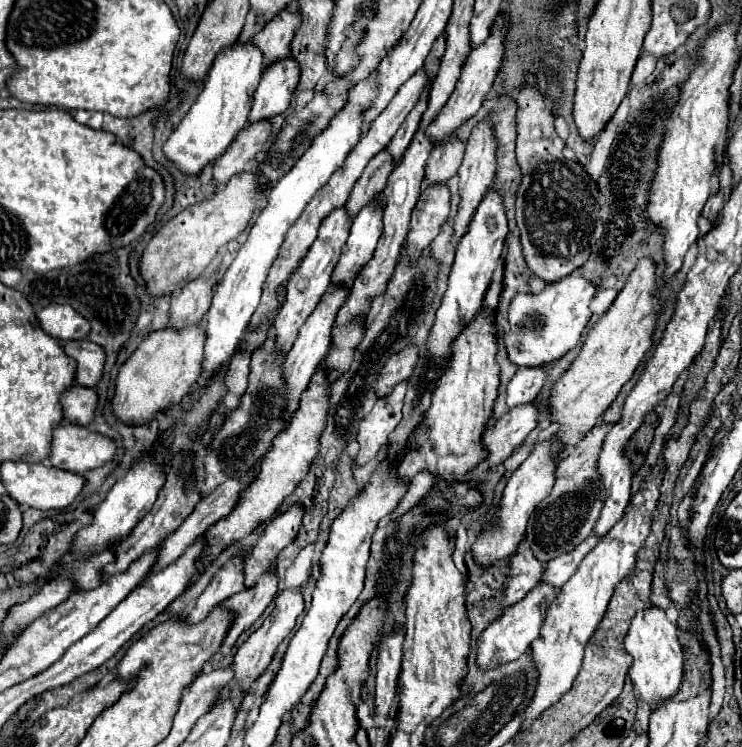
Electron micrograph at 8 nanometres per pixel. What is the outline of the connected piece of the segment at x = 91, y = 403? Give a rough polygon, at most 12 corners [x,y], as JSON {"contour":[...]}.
{"contour":[[73,384],[59,402],[67,422],[89,426],[97,392]]}

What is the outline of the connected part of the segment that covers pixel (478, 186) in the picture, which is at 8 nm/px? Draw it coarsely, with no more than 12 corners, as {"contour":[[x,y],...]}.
{"contour":[[475,126],[459,168],[453,244],[495,180],[493,130]]}

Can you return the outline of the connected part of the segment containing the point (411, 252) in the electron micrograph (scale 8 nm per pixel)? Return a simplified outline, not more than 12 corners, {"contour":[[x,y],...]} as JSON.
{"contour":[[445,184],[421,192],[403,244],[409,260],[439,234],[449,218]]}

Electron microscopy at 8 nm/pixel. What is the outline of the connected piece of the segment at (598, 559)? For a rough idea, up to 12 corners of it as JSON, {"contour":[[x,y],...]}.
{"contour":[[657,488],[581,560],[531,644],[521,730],[571,688],[615,586],[651,534]]}

